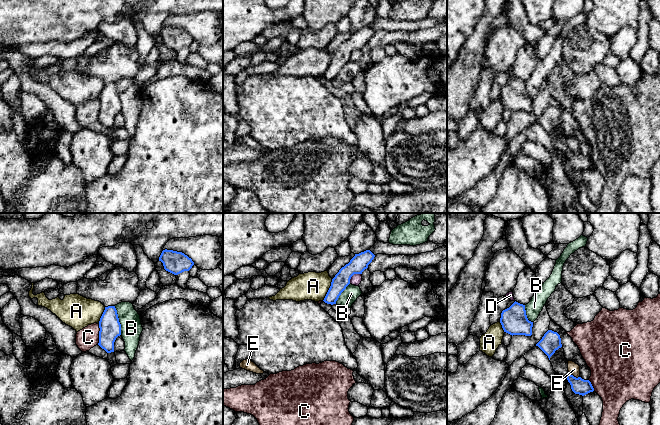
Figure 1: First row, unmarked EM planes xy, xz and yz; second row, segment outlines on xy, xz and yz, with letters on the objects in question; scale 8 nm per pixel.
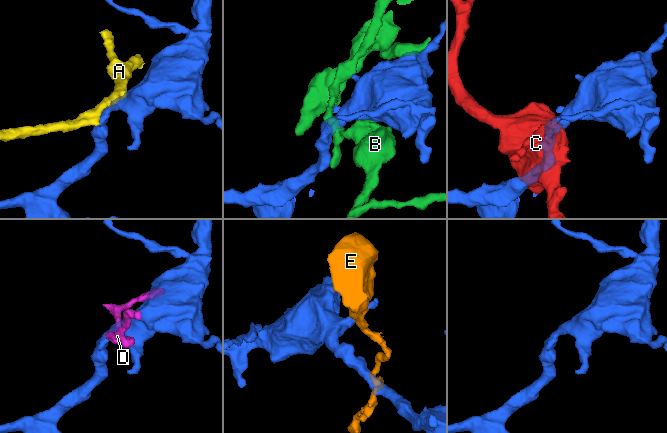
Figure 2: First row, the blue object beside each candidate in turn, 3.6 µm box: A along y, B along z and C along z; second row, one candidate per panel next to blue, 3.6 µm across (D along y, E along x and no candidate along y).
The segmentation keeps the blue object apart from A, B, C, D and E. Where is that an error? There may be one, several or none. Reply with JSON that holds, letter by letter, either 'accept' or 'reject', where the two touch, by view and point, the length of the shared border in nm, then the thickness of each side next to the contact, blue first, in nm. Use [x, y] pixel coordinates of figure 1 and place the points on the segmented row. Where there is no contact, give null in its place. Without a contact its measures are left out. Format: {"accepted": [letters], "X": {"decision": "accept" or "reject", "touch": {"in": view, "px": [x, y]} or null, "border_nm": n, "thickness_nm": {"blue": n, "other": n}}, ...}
{"accepted": [], "A": {"decision": "reject", "touch": {"in": "xz", "px": [328, 290]}, "border_nm": 190, "thickness_nm": {"blue": 130, "other": 220}}, "B": {"decision": "reject", "touch": {"in": "xy", "px": [118, 320]}, "border_nm": 240, "thickness_nm": {"blue": 180, "other": 180}}, "C": {"decision": "reject", "touch": {"in": "xy", "px": [99, 334]}, "border_nm": 170, "thickness_nm": {"blue": 180, "other": 170}}, "D": {"decision": "reject", "touch": {"in": "xz", "px": [353, 274]}, "border_nm": 130, "thickness_nm": {"blue": 140, "other": 90}}, "E": {"decision": "reject", "touch": {"in": "yz", "px": [573, 376]}, "border_nm": 100, "thickness_nm": {"blue": 130, "other": 100}}}

